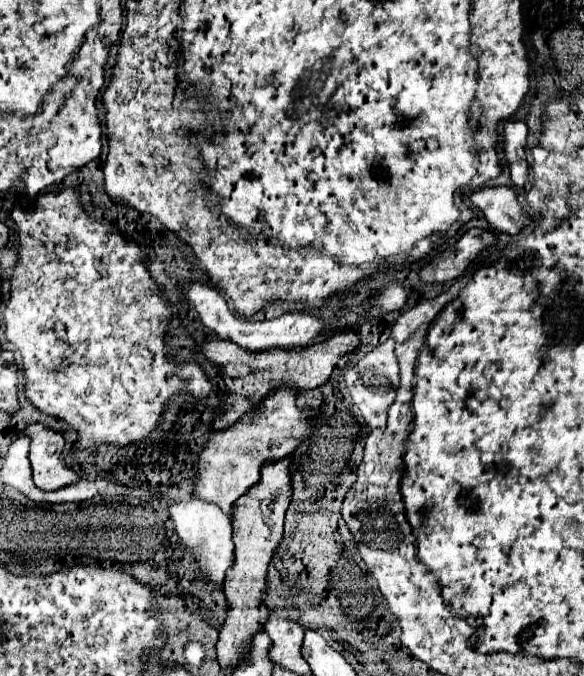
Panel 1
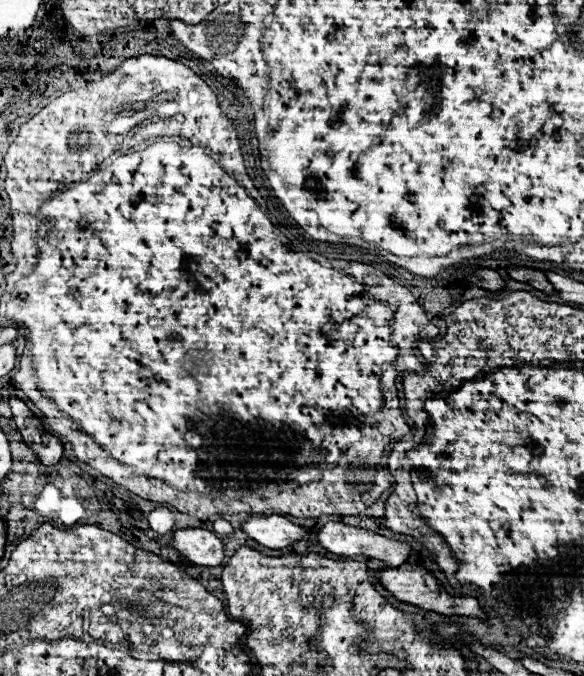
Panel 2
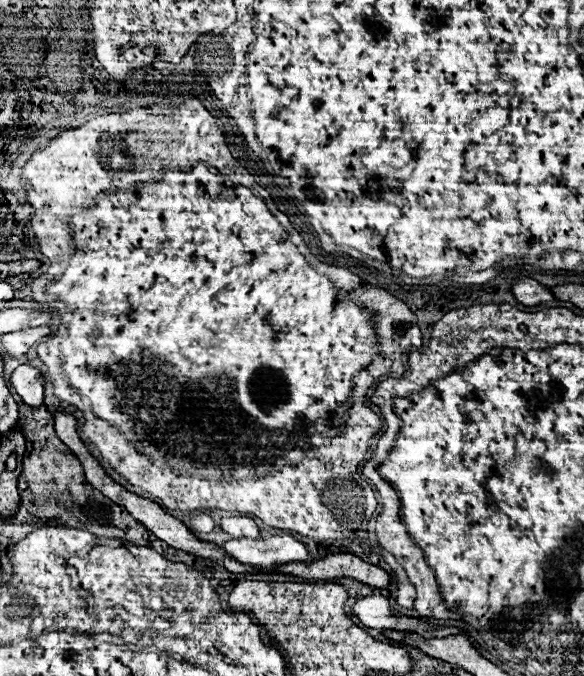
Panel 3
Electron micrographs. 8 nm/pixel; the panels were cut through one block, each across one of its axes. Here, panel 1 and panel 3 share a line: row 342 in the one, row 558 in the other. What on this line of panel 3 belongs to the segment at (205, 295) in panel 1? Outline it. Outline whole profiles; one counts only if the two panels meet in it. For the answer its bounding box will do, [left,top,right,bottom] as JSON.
[222,534,310,574]

